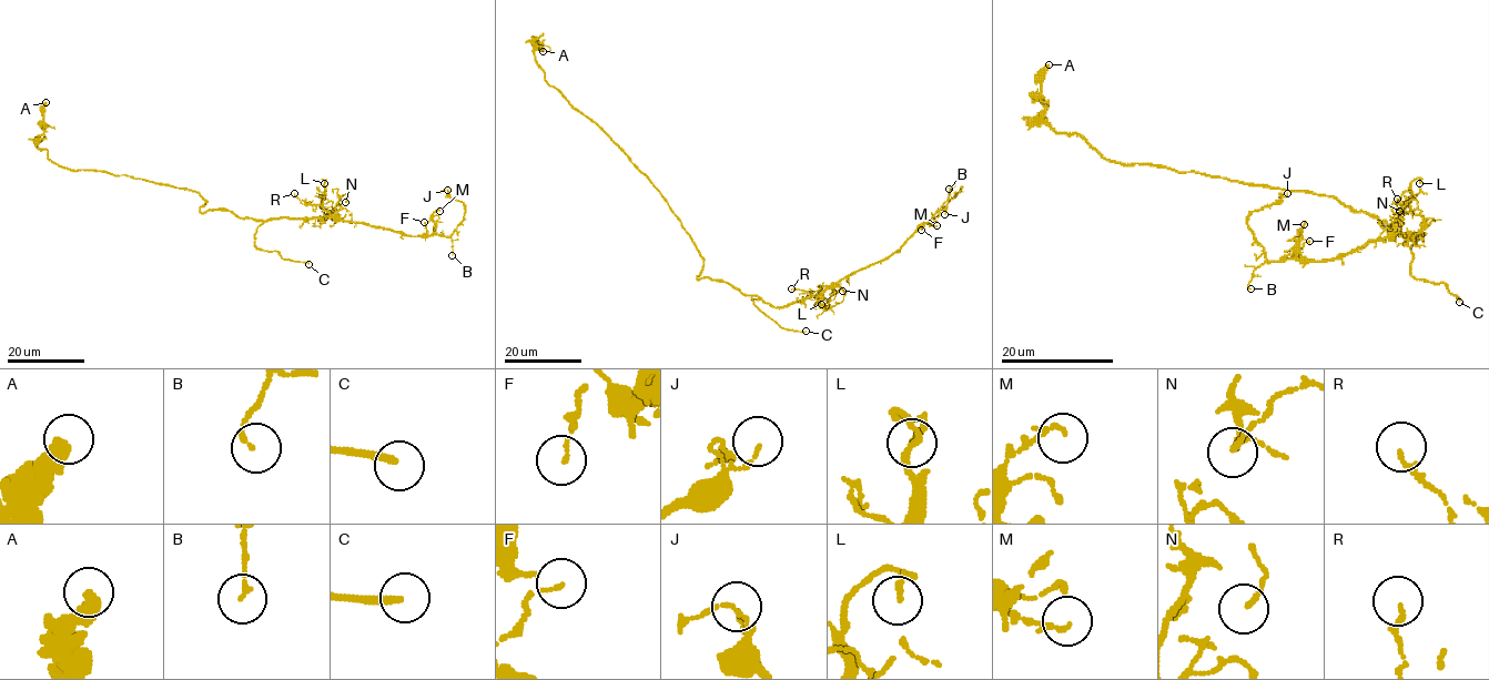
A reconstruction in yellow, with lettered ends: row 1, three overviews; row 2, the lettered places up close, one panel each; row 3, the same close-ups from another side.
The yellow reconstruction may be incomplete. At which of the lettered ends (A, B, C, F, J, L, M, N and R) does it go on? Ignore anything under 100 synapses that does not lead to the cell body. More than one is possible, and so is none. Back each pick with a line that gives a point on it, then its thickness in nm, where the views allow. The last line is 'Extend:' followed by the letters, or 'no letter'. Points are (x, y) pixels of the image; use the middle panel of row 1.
C: Place: (806, 331). Thickness 200 nm
Extend: C

